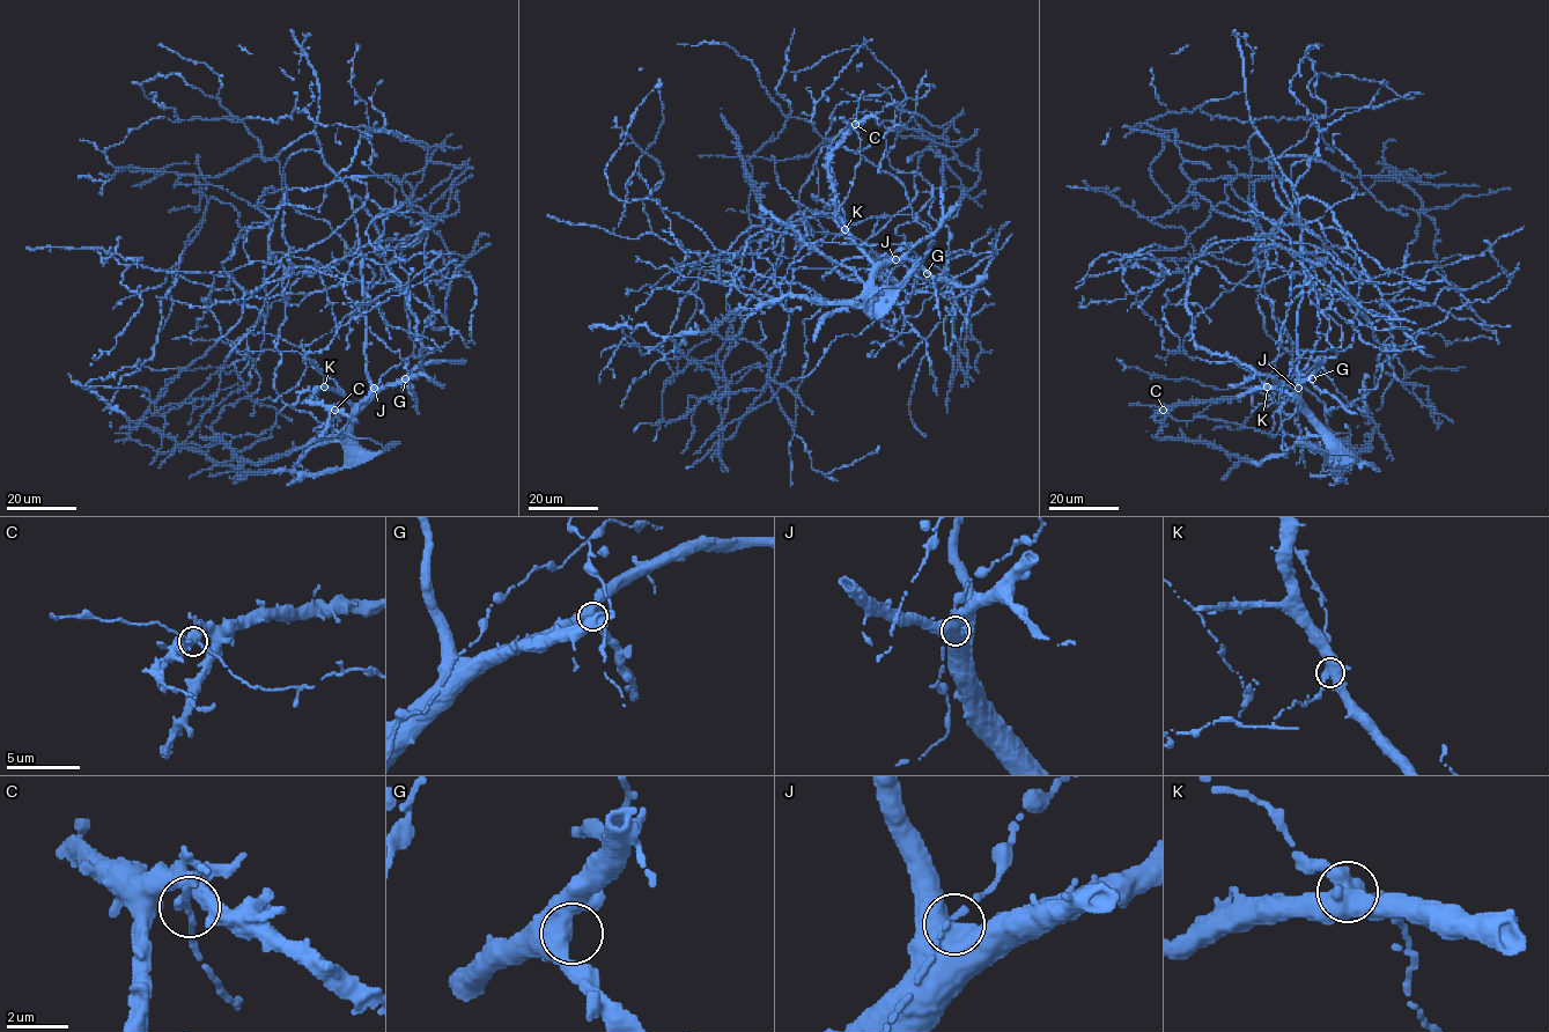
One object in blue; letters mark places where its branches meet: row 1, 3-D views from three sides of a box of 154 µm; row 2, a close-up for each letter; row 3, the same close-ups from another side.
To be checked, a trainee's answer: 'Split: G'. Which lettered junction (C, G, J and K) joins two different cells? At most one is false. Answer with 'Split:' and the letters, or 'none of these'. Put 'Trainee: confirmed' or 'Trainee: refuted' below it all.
Split: none of these
Trainee: refuted

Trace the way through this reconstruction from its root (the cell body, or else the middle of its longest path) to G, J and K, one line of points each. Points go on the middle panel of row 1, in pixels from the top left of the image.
G: (879, 294), (873, 279), (886, 264), (909, 260), (927, 273)
J: (879, 294), (873, 287), (873, 275), (895, 259)
K: (879, 294), (873, 282), (873, 262), (845, 229)

